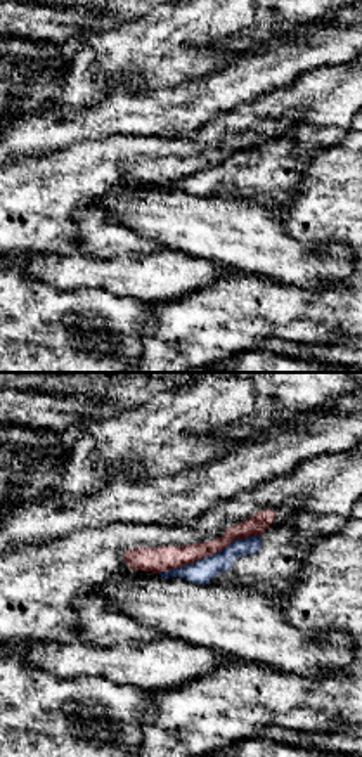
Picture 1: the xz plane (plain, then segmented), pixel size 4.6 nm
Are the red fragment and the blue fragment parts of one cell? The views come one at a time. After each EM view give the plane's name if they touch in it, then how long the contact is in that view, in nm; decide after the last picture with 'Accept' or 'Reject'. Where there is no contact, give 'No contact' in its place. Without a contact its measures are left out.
Touches red in xz. Shared border 500 nm

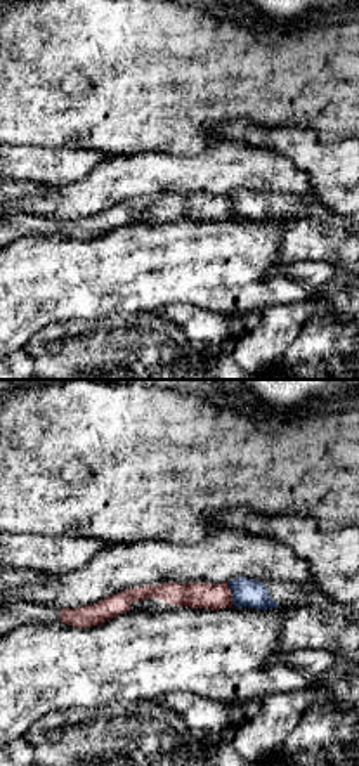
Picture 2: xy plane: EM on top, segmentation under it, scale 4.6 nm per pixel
Touches red in xy. Shared border 110 nm

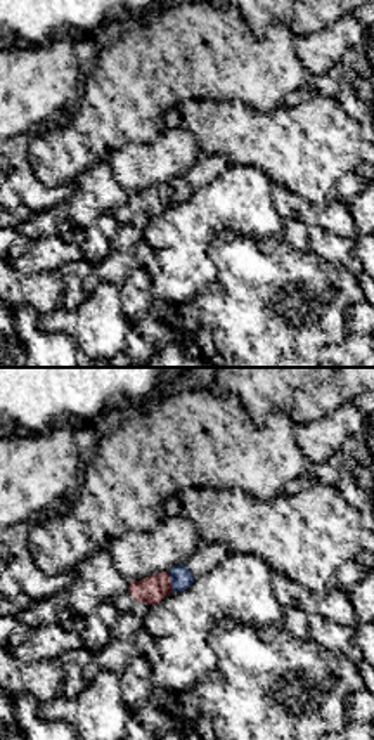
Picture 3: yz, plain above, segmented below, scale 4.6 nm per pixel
Touches red in yz. Shared border 110 nm

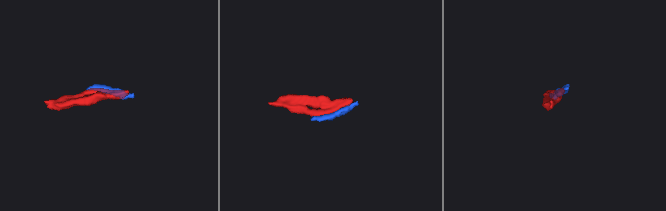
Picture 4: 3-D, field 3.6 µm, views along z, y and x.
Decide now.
Reject

